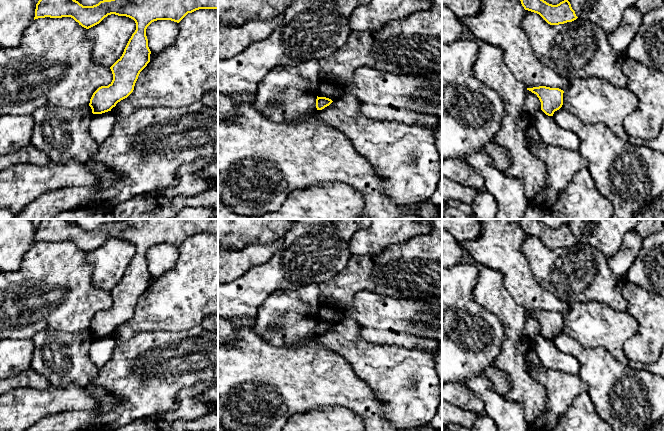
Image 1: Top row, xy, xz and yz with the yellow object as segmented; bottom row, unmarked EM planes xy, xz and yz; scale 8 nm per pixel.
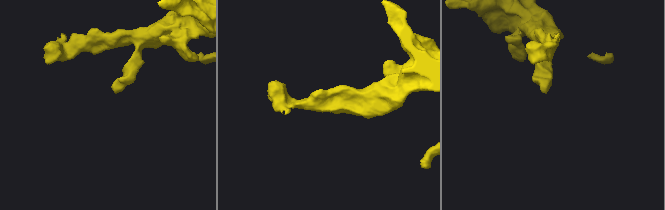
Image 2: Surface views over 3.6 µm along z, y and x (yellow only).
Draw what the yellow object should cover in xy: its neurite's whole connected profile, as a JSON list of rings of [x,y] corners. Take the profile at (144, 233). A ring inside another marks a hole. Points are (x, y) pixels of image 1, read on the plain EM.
[[[42,219],[35,233],[35,243],[71,241],[82,251],[89,253],[111,238],[126,240],[136,247],[136,254],[129,263],[122,280],[110,291],[113,304],[108,310],[99,311],[92,319],[89,330],[93,338],[111,335],[118,326],[127,322],[134,314],[140,296],[150,286],[151,275],[146,260],[147,251],[157,244],[179,247],[188,237],[199,233],[218,233],[218,219],[130,219],[100,225],[93,230],[83,230],[67,219]]]

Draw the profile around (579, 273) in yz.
[[[526,234],[522,250],[536,281],[560,301],[567,304],[598,301],[615,311],[627,312],[627,301],[622,295],[625,280],[612,272],[608,258],[595,247],[577,242],[572,246],[550,249],[539,238]]]

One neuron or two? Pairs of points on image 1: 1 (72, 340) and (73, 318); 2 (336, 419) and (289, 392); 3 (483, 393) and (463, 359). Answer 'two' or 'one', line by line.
1: two
2: two
3: two

